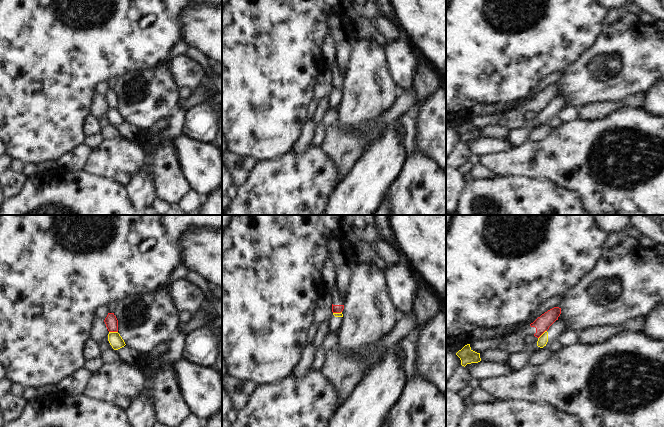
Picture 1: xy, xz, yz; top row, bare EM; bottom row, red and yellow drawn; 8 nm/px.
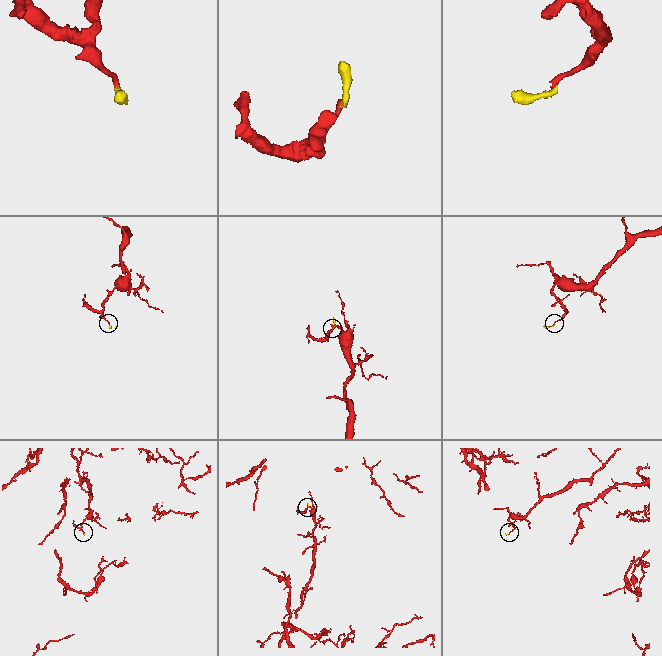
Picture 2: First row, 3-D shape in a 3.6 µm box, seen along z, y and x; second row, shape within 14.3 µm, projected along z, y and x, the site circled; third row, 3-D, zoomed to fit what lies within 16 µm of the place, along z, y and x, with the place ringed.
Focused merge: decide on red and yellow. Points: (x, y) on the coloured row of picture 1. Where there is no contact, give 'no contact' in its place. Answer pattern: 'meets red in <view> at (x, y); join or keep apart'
meets red in xy at (113, 331); keep apart

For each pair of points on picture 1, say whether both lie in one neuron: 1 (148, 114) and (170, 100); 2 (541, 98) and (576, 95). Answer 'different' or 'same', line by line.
1: same
2: different

